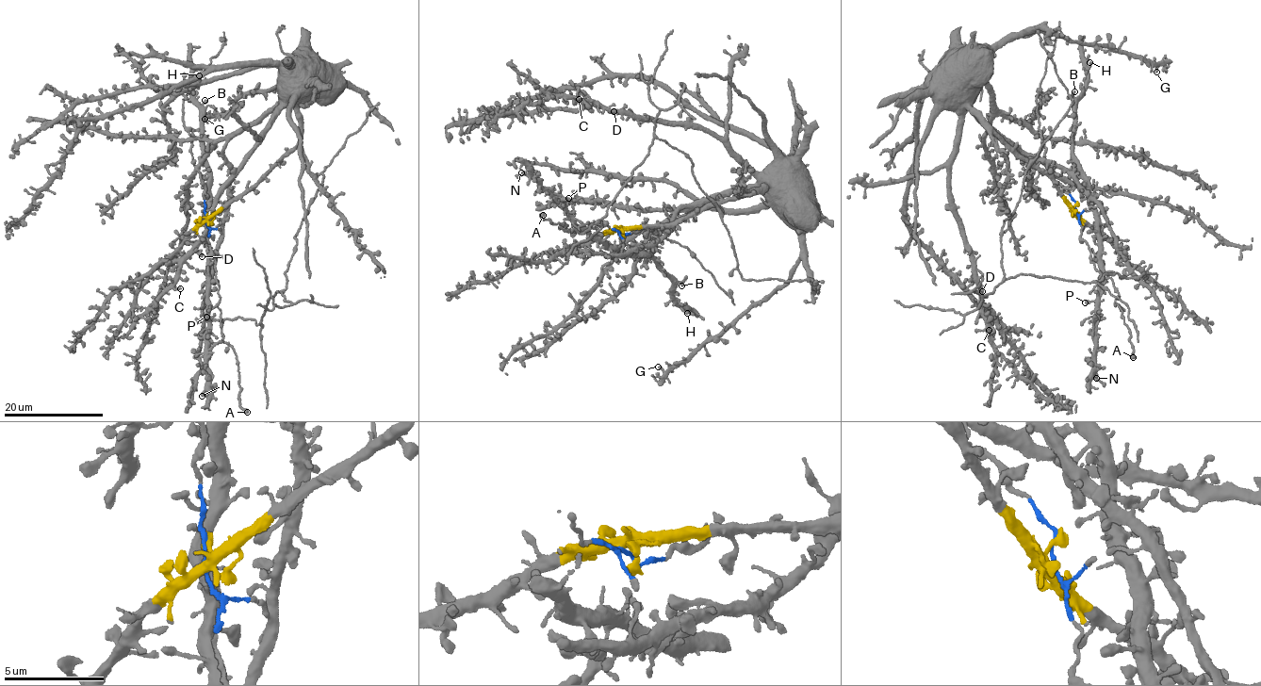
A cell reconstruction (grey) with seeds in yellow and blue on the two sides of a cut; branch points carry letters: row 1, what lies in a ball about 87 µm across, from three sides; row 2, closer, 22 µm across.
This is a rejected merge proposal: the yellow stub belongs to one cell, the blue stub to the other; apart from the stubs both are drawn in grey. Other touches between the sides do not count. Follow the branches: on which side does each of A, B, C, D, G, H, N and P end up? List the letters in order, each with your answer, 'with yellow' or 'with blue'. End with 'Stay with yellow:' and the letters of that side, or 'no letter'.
A: with blue
B: with blue
C: with yellow
D: with yellow
G: with yellow
H: with blue
N: with blue
P: with blue
Stay with yellow: C, D, G

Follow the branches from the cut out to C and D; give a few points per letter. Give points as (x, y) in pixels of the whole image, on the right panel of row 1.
C: (1073, 207), (1052, 180), (965, 108), (949, 187), (968, 245), (988, 330)
D: (1073, 207), (1052, 180), (965, 108), (949, 187), (982, 291)

